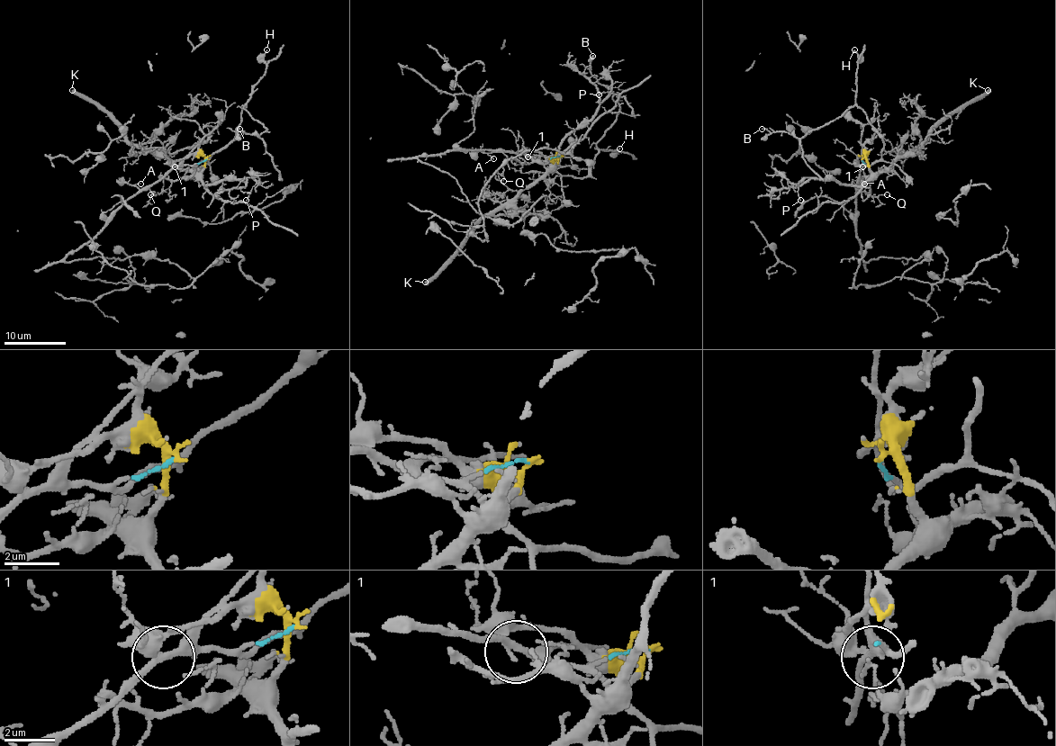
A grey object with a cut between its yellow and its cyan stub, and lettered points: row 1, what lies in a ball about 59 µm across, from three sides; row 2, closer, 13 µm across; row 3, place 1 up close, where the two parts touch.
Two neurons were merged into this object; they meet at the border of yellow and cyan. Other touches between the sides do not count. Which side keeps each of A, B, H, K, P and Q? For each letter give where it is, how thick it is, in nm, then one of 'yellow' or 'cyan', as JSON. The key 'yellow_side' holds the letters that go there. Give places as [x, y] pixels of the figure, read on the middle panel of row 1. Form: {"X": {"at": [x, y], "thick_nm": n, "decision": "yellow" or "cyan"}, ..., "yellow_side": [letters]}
{"A": {"at": [493, 158], "thick_nm": 100, "decision": "cyan"}, "B": {"at": [592, 56], "thick_nm": 100, "decision": "cyan"}, "H": {"at": [619, 148], "thick_nm": 100, "decision": "cyan"}, "K": {"at": [425, 282], "thick_nm": 460, "decision": "yellow"}, "P": {"at": [599, 94], "thick_nm": 90, "decision": "yellow"}, "Q": {"at": [503, 181], "thick_nm": 80, "decision": "cyan"}, "yellow_side": ["K", "P"]}

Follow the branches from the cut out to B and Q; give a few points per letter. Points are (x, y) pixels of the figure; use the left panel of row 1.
B: (207, 159), (194, 165), (235, 138), (246, 105), (244, 108), (267, 130), (259, 138), (236, 132), (239, 128)
Q: (207, 159), (168, 170), (151, 186), (150, 190), (155, 192), (150, 194)

